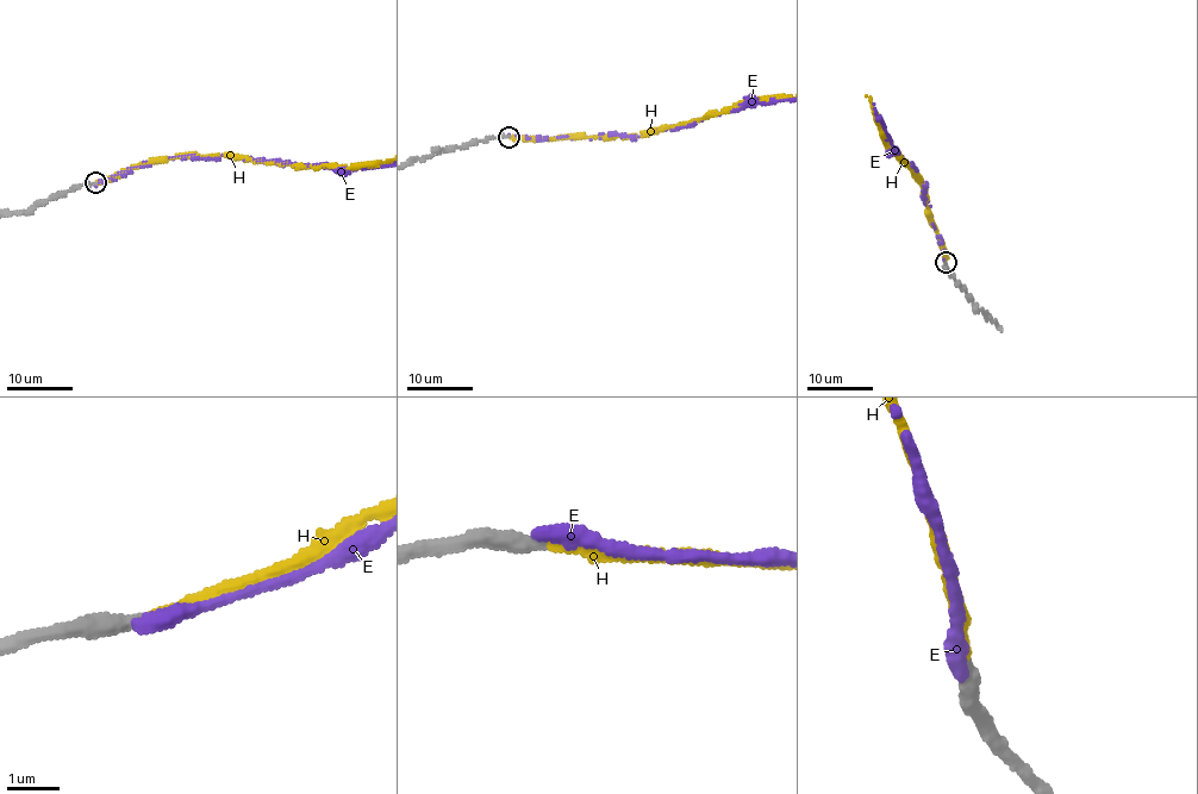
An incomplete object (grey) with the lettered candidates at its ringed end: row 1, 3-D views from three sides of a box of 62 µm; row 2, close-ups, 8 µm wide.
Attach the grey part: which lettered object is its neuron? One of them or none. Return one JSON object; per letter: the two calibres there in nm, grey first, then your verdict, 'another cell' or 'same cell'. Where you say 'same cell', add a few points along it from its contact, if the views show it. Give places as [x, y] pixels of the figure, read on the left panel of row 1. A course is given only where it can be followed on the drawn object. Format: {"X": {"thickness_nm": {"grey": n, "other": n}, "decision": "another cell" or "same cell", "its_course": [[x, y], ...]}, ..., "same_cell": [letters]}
{"E": {"thickness_nm": {"grey": 360, "other": 320}, "decision": "another cell"}, "H": {"thickness_nm": {"grey": 320, "other": 170}, "decision": "same cell"}, "same_cell": ["H"]}

